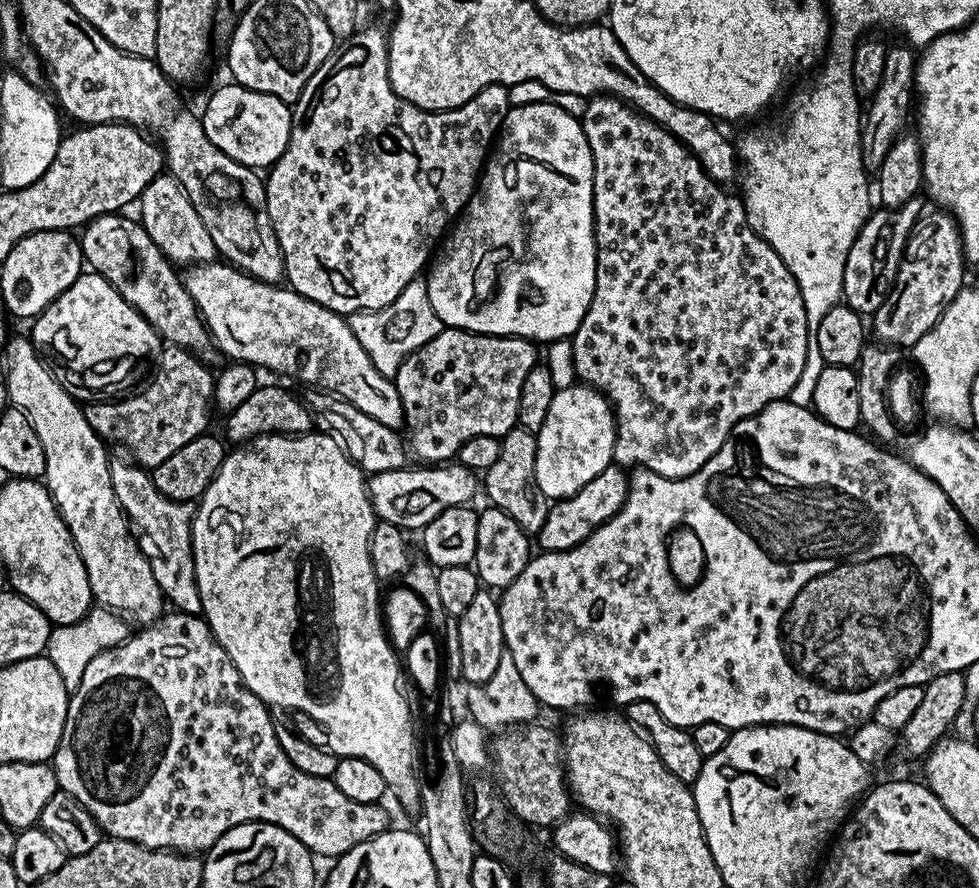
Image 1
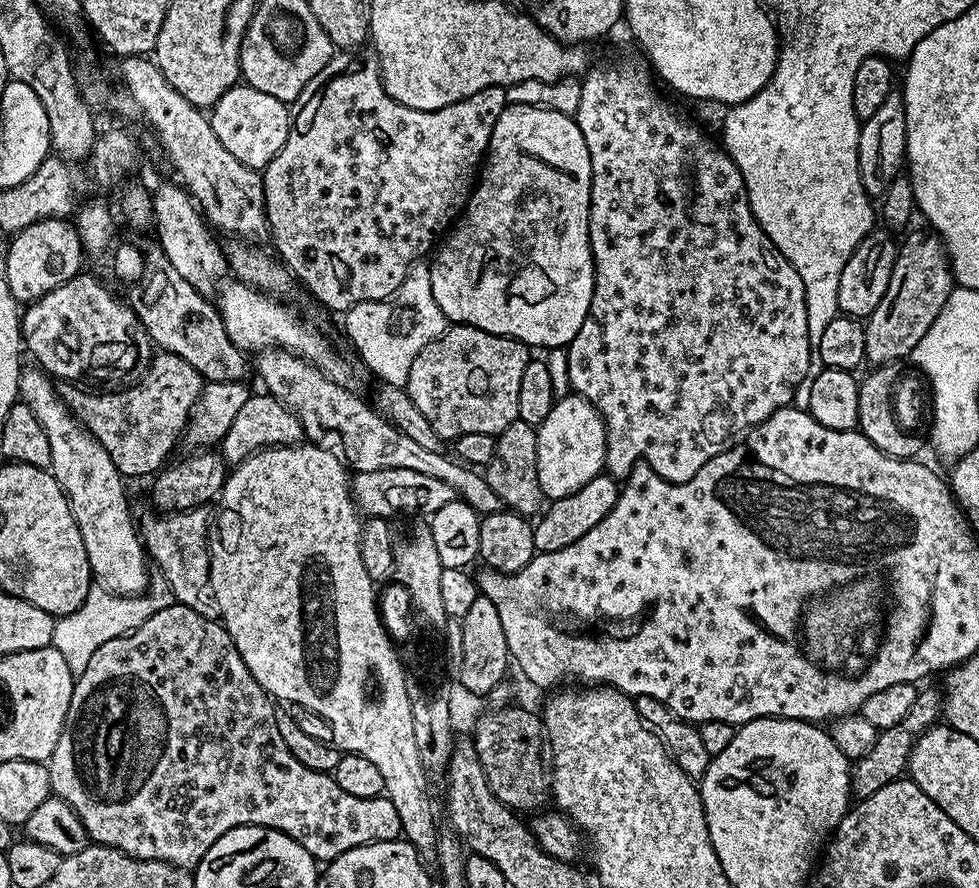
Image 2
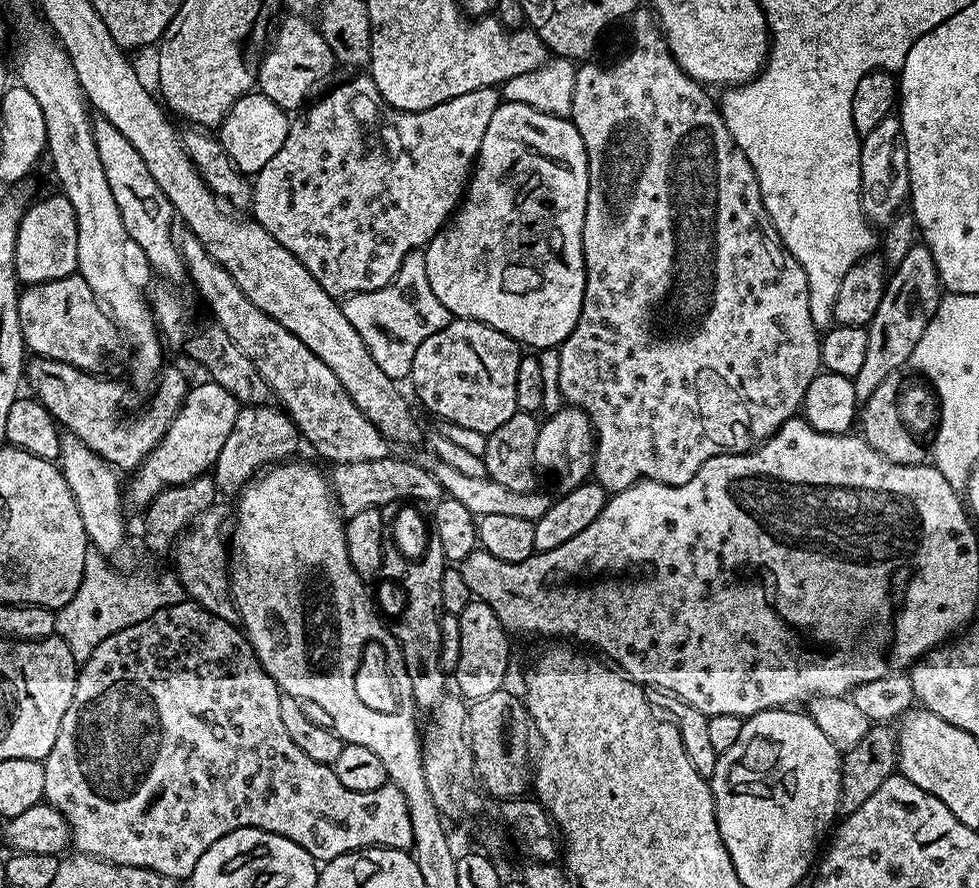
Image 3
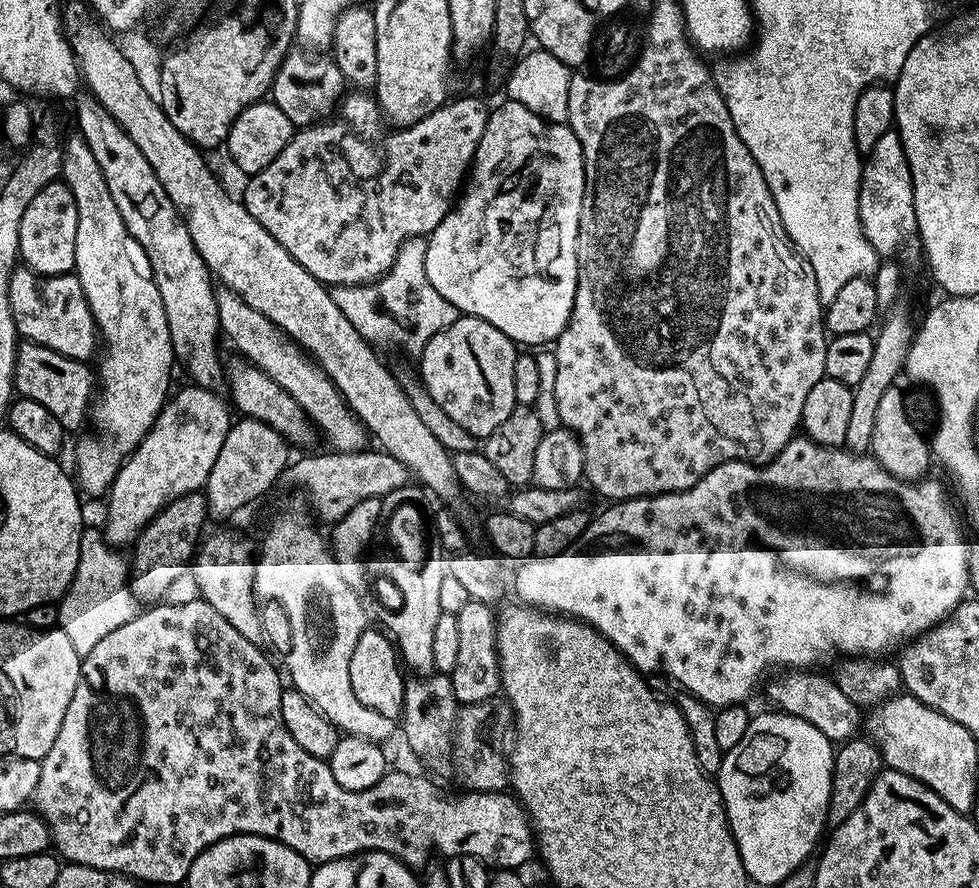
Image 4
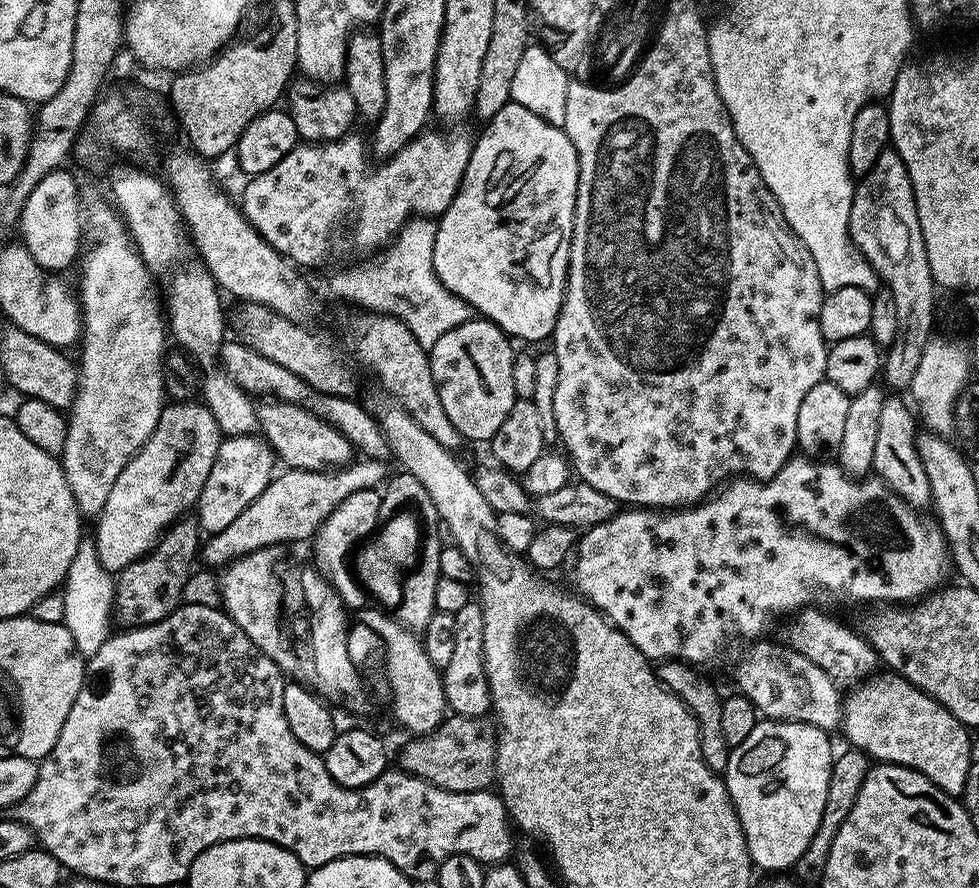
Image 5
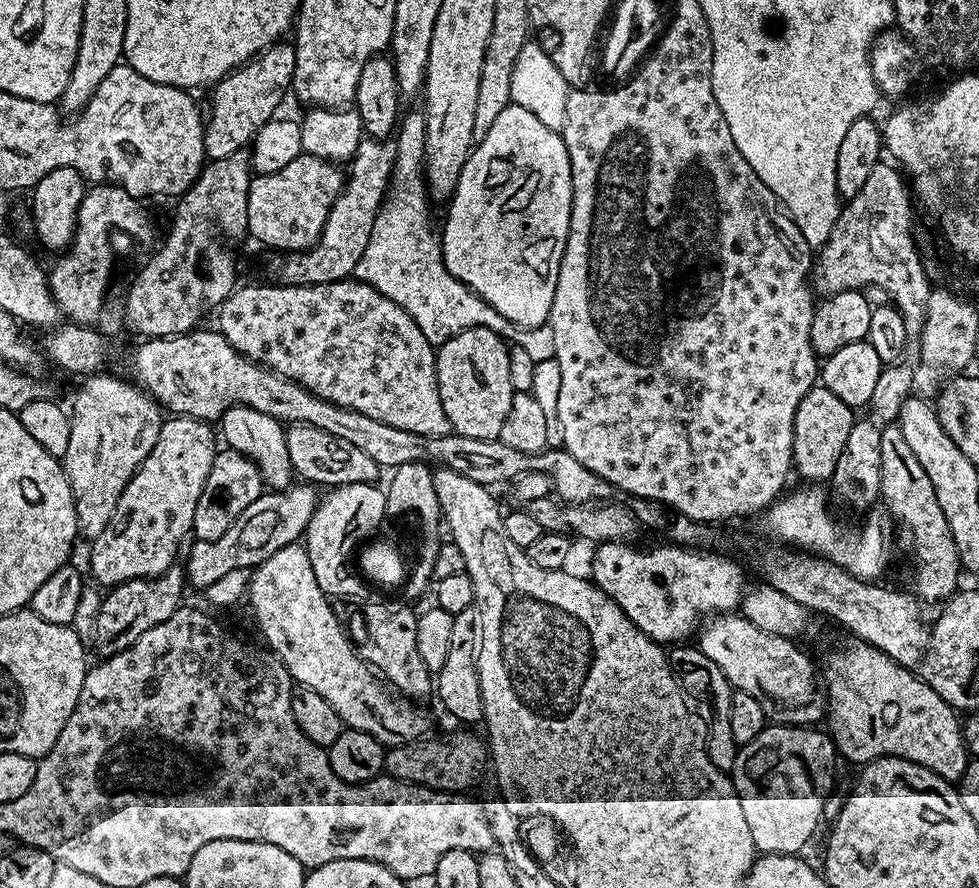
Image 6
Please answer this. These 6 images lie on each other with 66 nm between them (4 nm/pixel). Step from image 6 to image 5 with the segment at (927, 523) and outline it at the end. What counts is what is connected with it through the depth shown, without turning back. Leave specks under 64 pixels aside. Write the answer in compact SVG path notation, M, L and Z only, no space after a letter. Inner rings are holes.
M885 399L882 406L882 418L878 421L878 439L877 445L874 446L872 466L875 475L889 488L893 488L907 504L917 510L924 510L924 507L926 509L929 507L932 495L930 494L930 482L926 478L926 470L922 466L922 458L918 456L916 449L917 417L913 409L909 408L900 400Z

